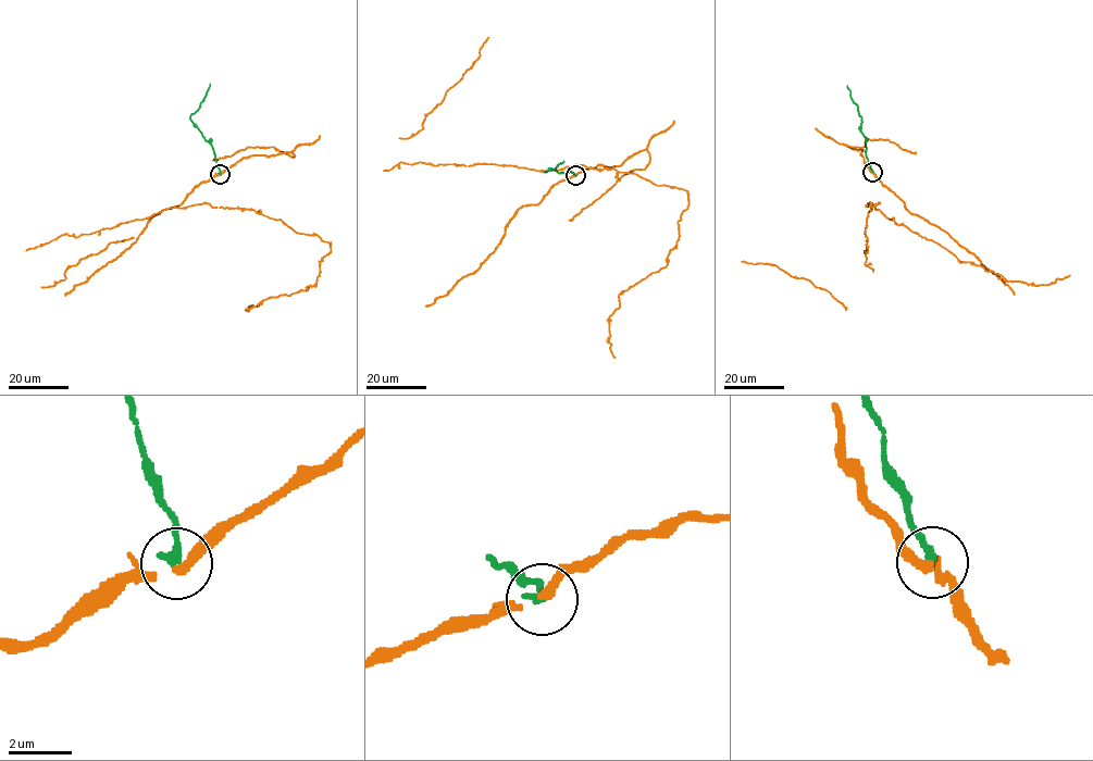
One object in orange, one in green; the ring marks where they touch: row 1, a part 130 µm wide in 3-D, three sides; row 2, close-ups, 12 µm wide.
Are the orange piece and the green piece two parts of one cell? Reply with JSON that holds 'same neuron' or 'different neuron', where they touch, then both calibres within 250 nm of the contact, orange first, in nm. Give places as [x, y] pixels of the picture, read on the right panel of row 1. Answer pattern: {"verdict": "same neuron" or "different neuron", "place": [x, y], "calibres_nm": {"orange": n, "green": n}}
{"verdict": "different neuron", "place": [872, 172], "calibres_nm": {"orange": 220, "green": 280}}

